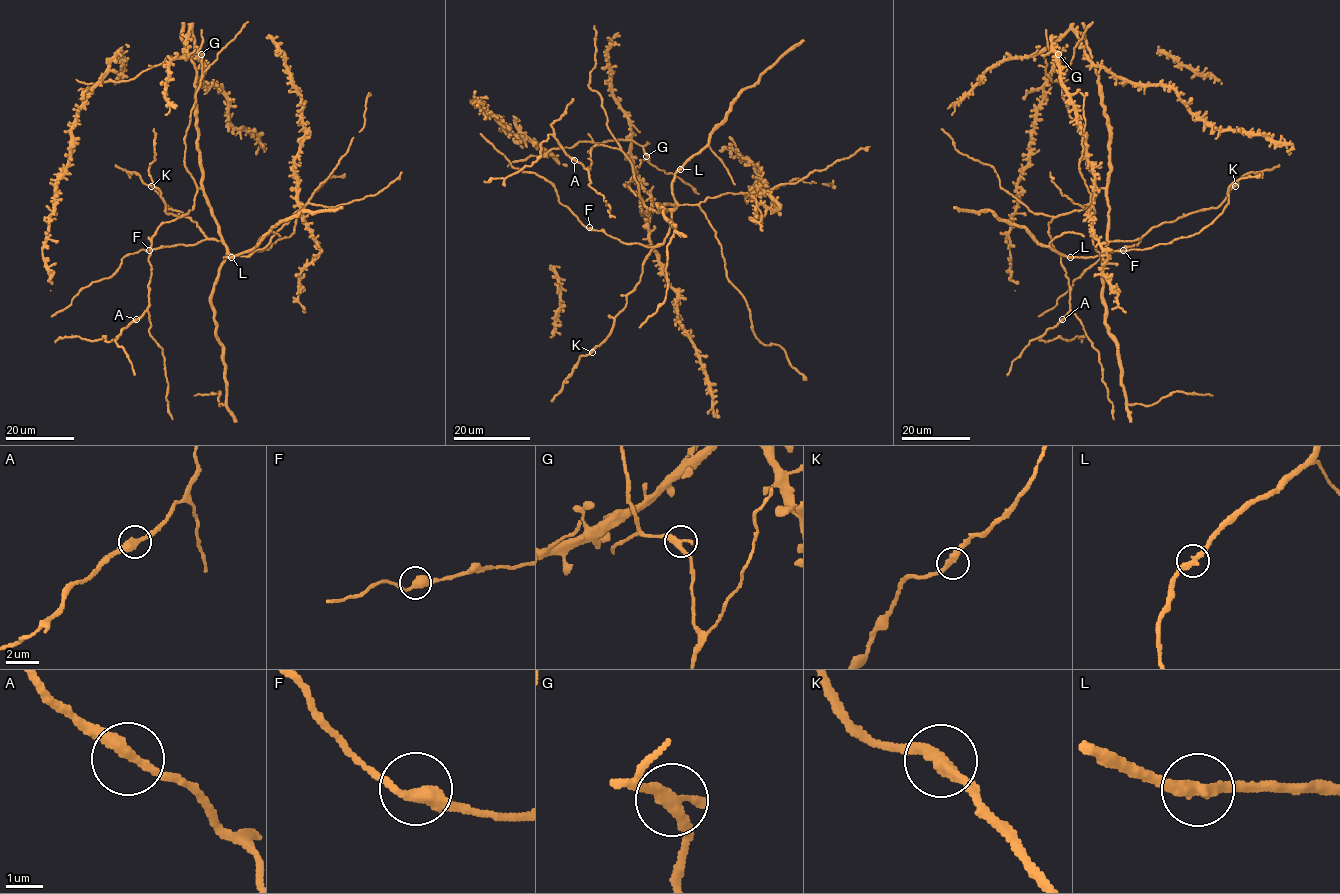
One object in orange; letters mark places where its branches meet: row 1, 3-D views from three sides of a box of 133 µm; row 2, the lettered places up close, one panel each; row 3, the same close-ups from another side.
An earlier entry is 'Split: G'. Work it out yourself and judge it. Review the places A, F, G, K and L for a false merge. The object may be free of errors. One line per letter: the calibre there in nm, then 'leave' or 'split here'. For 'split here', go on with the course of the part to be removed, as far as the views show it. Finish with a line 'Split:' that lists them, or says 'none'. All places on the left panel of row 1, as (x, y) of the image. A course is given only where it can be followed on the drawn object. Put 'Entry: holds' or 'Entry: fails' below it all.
A: 360 nm | leave
F: 360 nm | leave
G: 340 nm | leave
K: 320 nm | leave
L: 360 nm | leave
Split: none
Entry: fails

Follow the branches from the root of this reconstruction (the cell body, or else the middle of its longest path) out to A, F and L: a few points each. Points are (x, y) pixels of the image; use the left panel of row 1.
A: (188, 127), (184, 166), (197, 189), (194, 207), (163, 222), (152, 237), (149, 307), (136, 319)
F: (188, 127), (184, 138), (184, 166), (196, 187), (202, 190), (223, 241), (203, 239), (194, 244), (149, 250)
L: (188, 127), (184, 138), (184, 166), (196, 187), (203, 192), (226, 247), (224, 257), (231, 257)

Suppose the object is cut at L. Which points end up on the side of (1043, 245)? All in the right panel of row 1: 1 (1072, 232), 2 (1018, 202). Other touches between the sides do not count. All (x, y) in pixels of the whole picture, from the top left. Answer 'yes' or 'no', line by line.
1: yes
2: no

